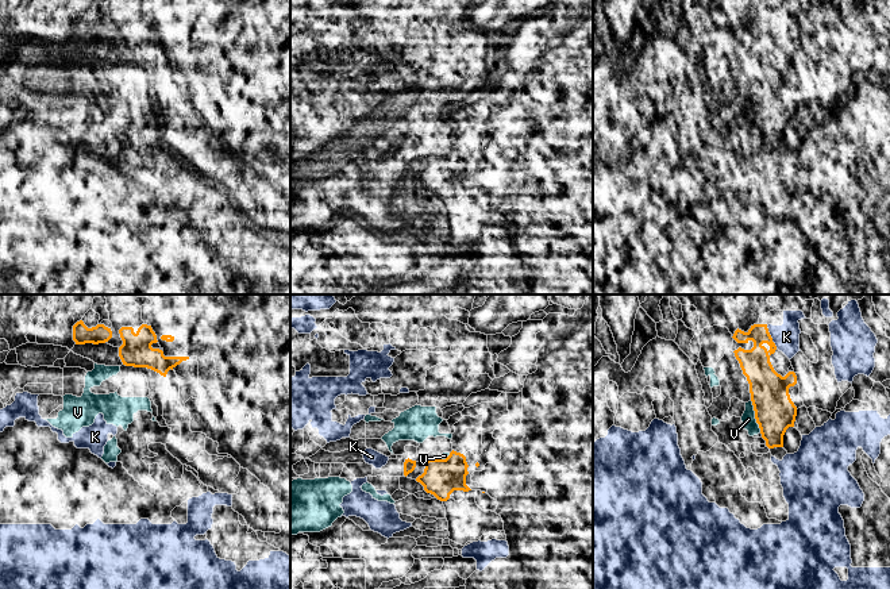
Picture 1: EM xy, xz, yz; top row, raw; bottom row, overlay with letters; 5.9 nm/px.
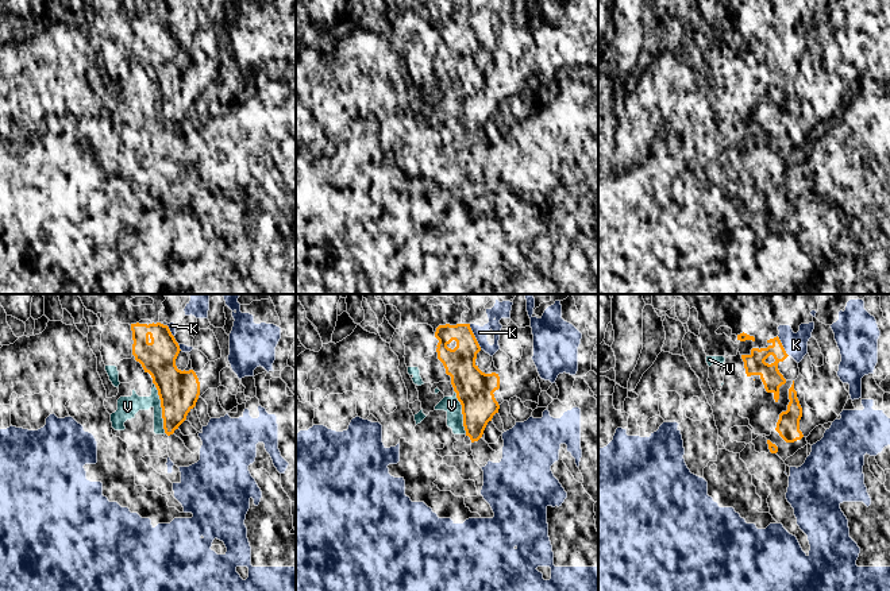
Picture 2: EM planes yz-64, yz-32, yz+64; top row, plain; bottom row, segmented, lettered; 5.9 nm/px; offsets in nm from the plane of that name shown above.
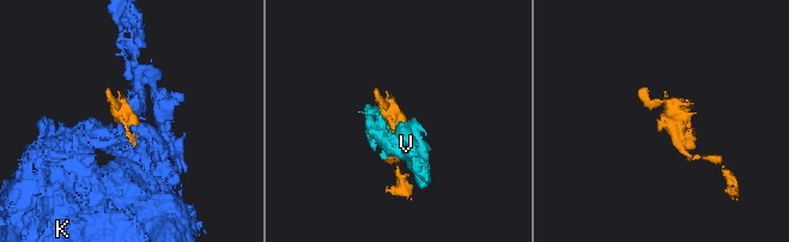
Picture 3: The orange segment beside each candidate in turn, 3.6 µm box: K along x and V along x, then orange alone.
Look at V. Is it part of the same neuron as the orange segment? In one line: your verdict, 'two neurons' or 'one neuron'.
two neurons

